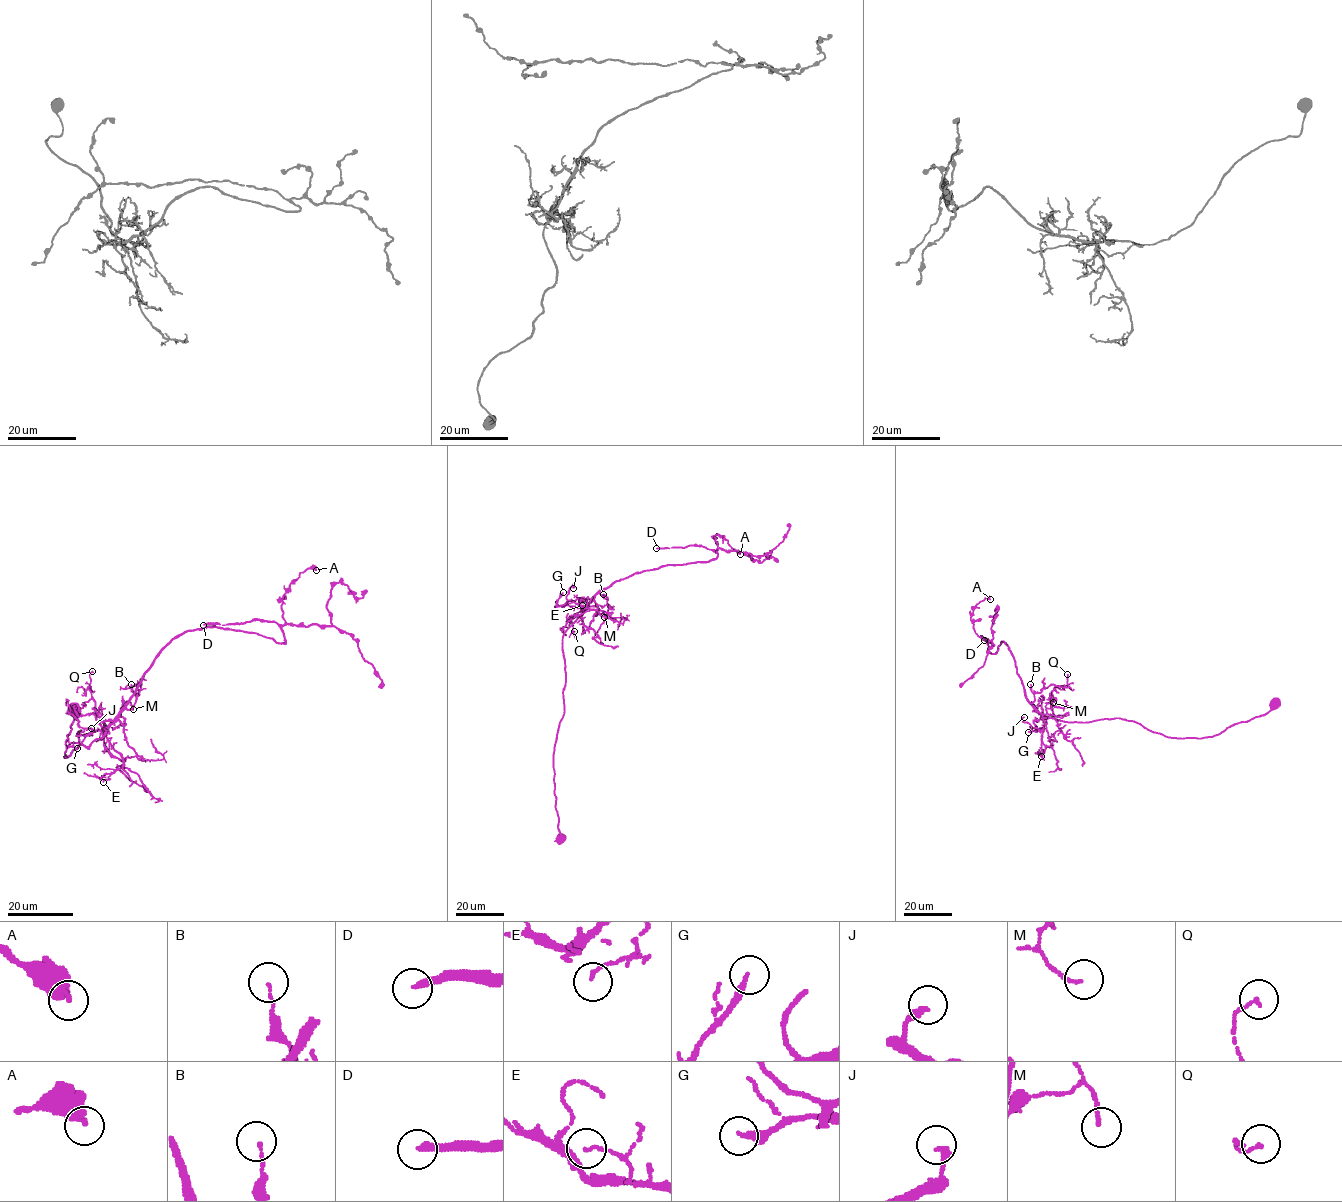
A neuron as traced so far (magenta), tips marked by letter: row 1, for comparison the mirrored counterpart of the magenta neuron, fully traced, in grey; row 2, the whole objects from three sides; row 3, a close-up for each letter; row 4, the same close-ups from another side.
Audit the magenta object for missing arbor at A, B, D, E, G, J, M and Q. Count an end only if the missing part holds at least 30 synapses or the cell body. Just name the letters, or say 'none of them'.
D

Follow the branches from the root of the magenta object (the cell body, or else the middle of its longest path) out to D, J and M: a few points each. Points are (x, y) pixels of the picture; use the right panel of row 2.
D: (1274, 703), (1200, 738), (1120, 718), (1062, 721), (1028, 701), (1008, 646), (991, 653), (984, 640)
J: (1274, 703), (1264, 714), (1200, 738), (1166, 737), (1120, 718), (1043, 717), (1034, 720), (1036, 730), (1024, 717)
M: (1274, 703), (1218, 734), (1178, 738), (1120, 718), (1066, 722), (1036, 711), (1045, 714), (1050, 697), (1053, 702)

